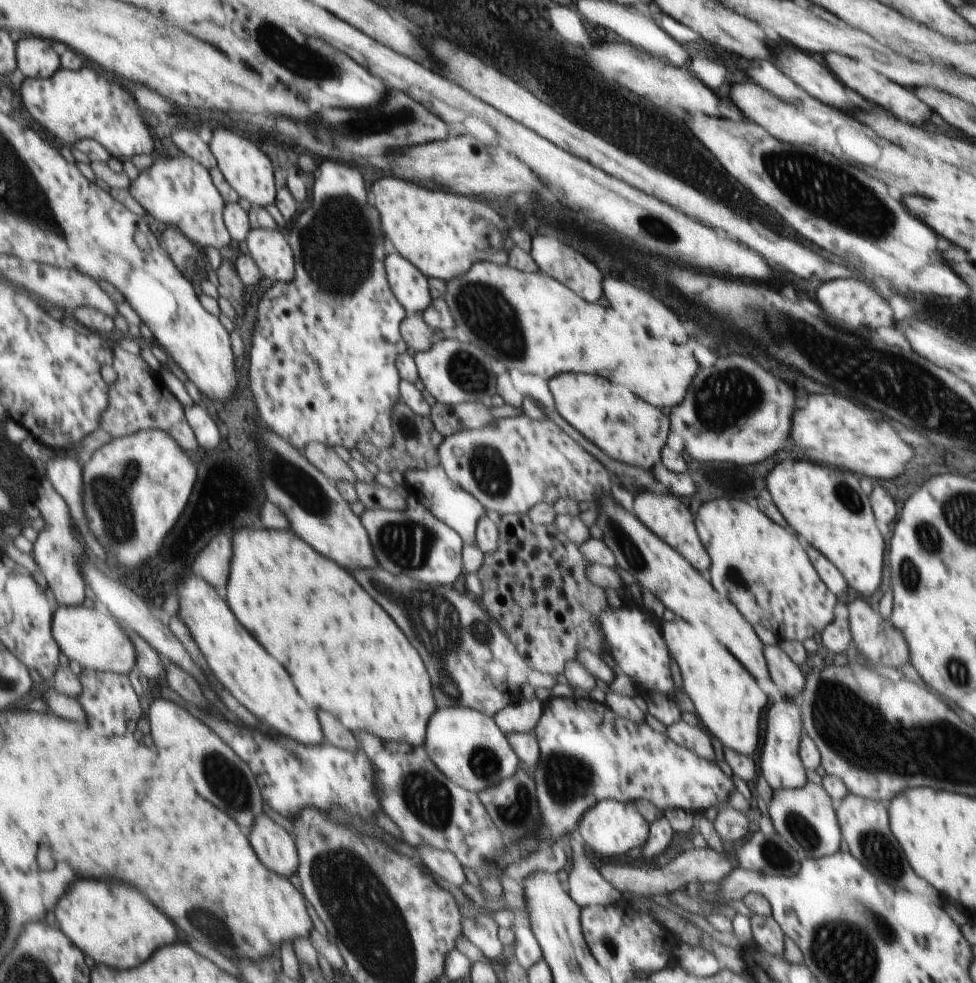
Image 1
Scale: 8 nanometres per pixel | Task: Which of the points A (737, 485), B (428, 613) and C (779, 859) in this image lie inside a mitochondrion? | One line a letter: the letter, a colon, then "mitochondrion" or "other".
A: other
B: mitochondrion
C: mitochondrion

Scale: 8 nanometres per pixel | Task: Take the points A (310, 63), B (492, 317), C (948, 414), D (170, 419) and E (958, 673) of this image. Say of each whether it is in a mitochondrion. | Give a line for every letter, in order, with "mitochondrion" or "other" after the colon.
A: mitochondrion
B: mitochondrion
C: mitochondrion
D: other
E: mitochondrion

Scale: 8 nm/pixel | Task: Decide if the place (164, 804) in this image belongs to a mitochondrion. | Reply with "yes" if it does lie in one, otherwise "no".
no

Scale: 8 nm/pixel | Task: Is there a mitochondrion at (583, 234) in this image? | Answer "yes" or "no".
no

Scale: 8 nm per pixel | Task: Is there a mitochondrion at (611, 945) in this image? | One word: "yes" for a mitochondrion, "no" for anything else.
yes

